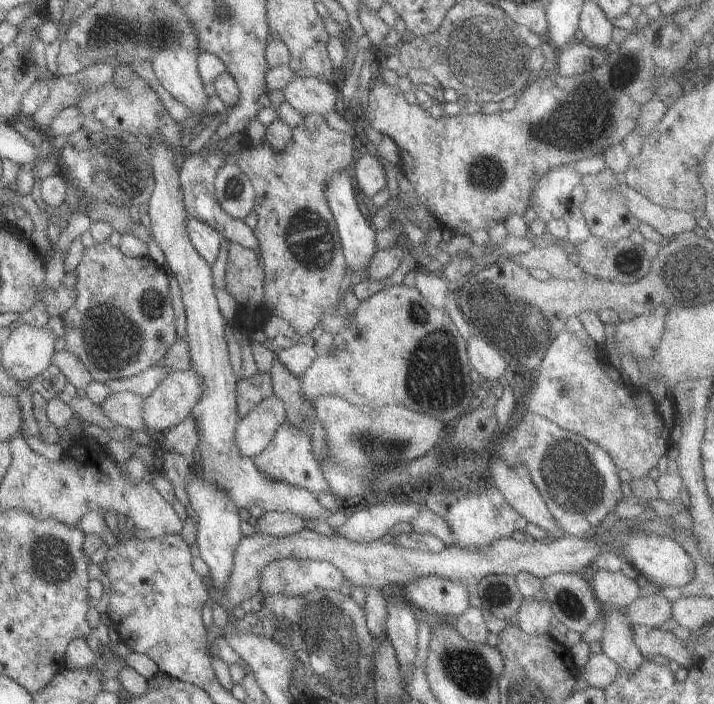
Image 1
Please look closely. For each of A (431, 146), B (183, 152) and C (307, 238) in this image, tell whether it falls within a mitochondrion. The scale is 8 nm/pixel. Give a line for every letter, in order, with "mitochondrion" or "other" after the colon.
A: other
B: other
C: mitochondrion

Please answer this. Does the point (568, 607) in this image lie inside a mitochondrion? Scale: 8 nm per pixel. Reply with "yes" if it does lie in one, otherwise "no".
yes

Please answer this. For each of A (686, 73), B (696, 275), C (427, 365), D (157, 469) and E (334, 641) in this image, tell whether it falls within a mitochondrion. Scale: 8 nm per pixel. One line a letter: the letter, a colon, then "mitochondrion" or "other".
A: other
B: mitochondrion
C: mitochondrion
D: other
E: mitochondrion

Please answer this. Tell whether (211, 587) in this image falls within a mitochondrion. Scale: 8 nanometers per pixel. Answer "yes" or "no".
no

